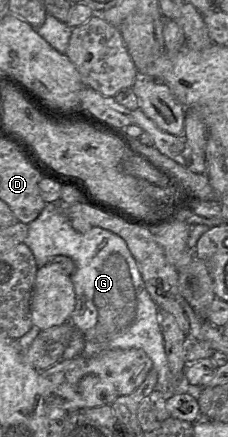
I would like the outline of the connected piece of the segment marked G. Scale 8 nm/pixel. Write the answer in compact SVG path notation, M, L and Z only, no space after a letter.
M48 203L39 216L28 224L28 235L24 243L31 249L39 267L49 263L57 255L68 256L74 261L76 268L70 277L74 285L76 305L69 322L84 338L82 356L92 358L114 349L141 349L152 360L153 370L157 373L155 390L162 392L166 400L175 394L190 394L197 398L197 390L200 389L192 386L186 377L179 381L172 377L160 325L160 310L147 291L139 266L122 237L100 227L79 233L62 211L60 203Z

